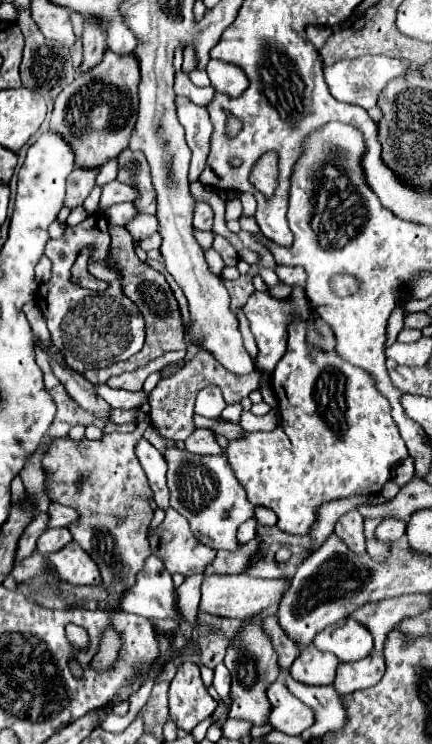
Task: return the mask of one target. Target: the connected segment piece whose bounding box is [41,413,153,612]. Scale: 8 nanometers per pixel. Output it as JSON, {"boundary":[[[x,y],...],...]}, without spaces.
{"boundary":[[[148,413],[135,432],[105,434],[99,442],[60,438],[47,448],[41,460],[41,468],[47,476],[47,498],[73,508],[79,514],[79,520],[69,526],[69,532],[99,566],[101,586],[109,592],[109,602],[99,604],[99,610],[103,612],[119,612],[117,602],[135,584],[137,572],[145,564],[145,556],[151,554],[147,526],[153,520],[153,510],[149,506],[153,492],[135,456],[135,446],[149,426],[149,416]]]}

